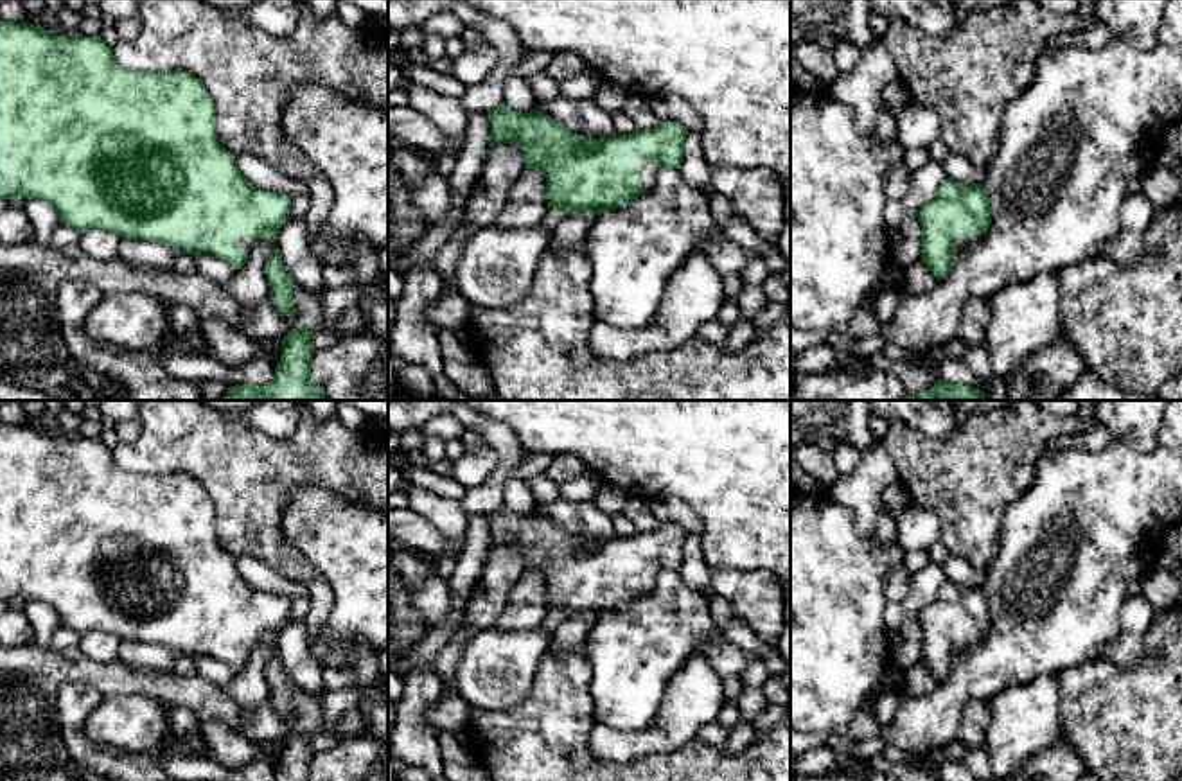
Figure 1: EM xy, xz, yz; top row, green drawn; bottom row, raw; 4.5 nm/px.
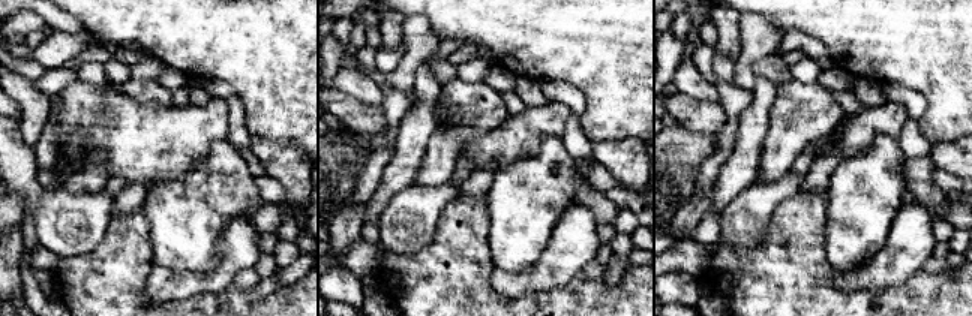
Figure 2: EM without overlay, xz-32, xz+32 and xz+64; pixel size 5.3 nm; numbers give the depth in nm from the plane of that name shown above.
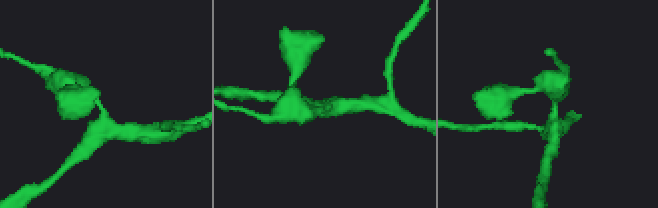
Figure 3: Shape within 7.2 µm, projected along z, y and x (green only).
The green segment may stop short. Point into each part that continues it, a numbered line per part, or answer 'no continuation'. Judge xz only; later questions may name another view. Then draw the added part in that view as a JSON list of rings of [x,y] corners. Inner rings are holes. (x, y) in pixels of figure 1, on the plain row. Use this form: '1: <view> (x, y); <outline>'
1: xz (649, 571); [[[641,564],[641,591],[648,592],[656,585],[657,569],[652,564]]]

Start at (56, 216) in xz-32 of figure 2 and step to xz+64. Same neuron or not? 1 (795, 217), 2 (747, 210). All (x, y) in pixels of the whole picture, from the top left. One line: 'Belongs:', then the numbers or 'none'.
Belongs: 2

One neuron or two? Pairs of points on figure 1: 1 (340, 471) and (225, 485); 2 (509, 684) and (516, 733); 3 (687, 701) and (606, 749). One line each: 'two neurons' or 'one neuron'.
1: one neuron
2: two neurons
3: one neuron

